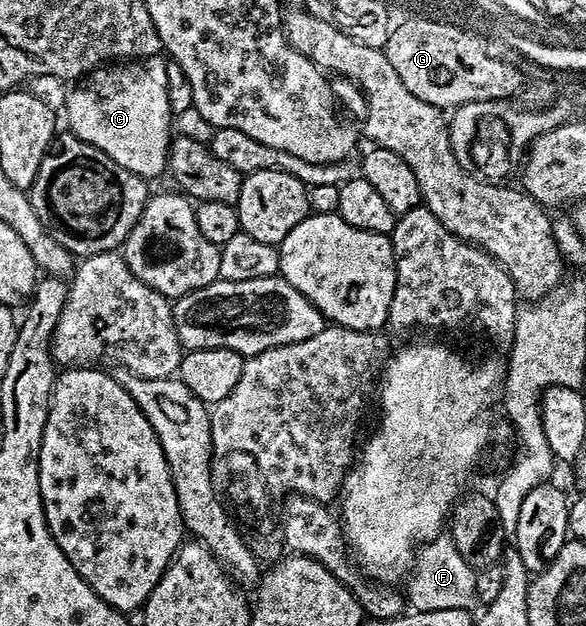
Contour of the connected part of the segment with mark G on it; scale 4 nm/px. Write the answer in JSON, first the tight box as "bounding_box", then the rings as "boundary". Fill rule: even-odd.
{"bounding_box":[384,18,521,110],"boundary":[[[408,18],[391,31],[384,49],[388,62],[400,74],[400,82],[420,98],[443,110],[453,110],[468,102],[510,100],[521,90],[521,70],[488,54],[485,44],[477,45],[470,36],[438,24],[419,23]]]}

